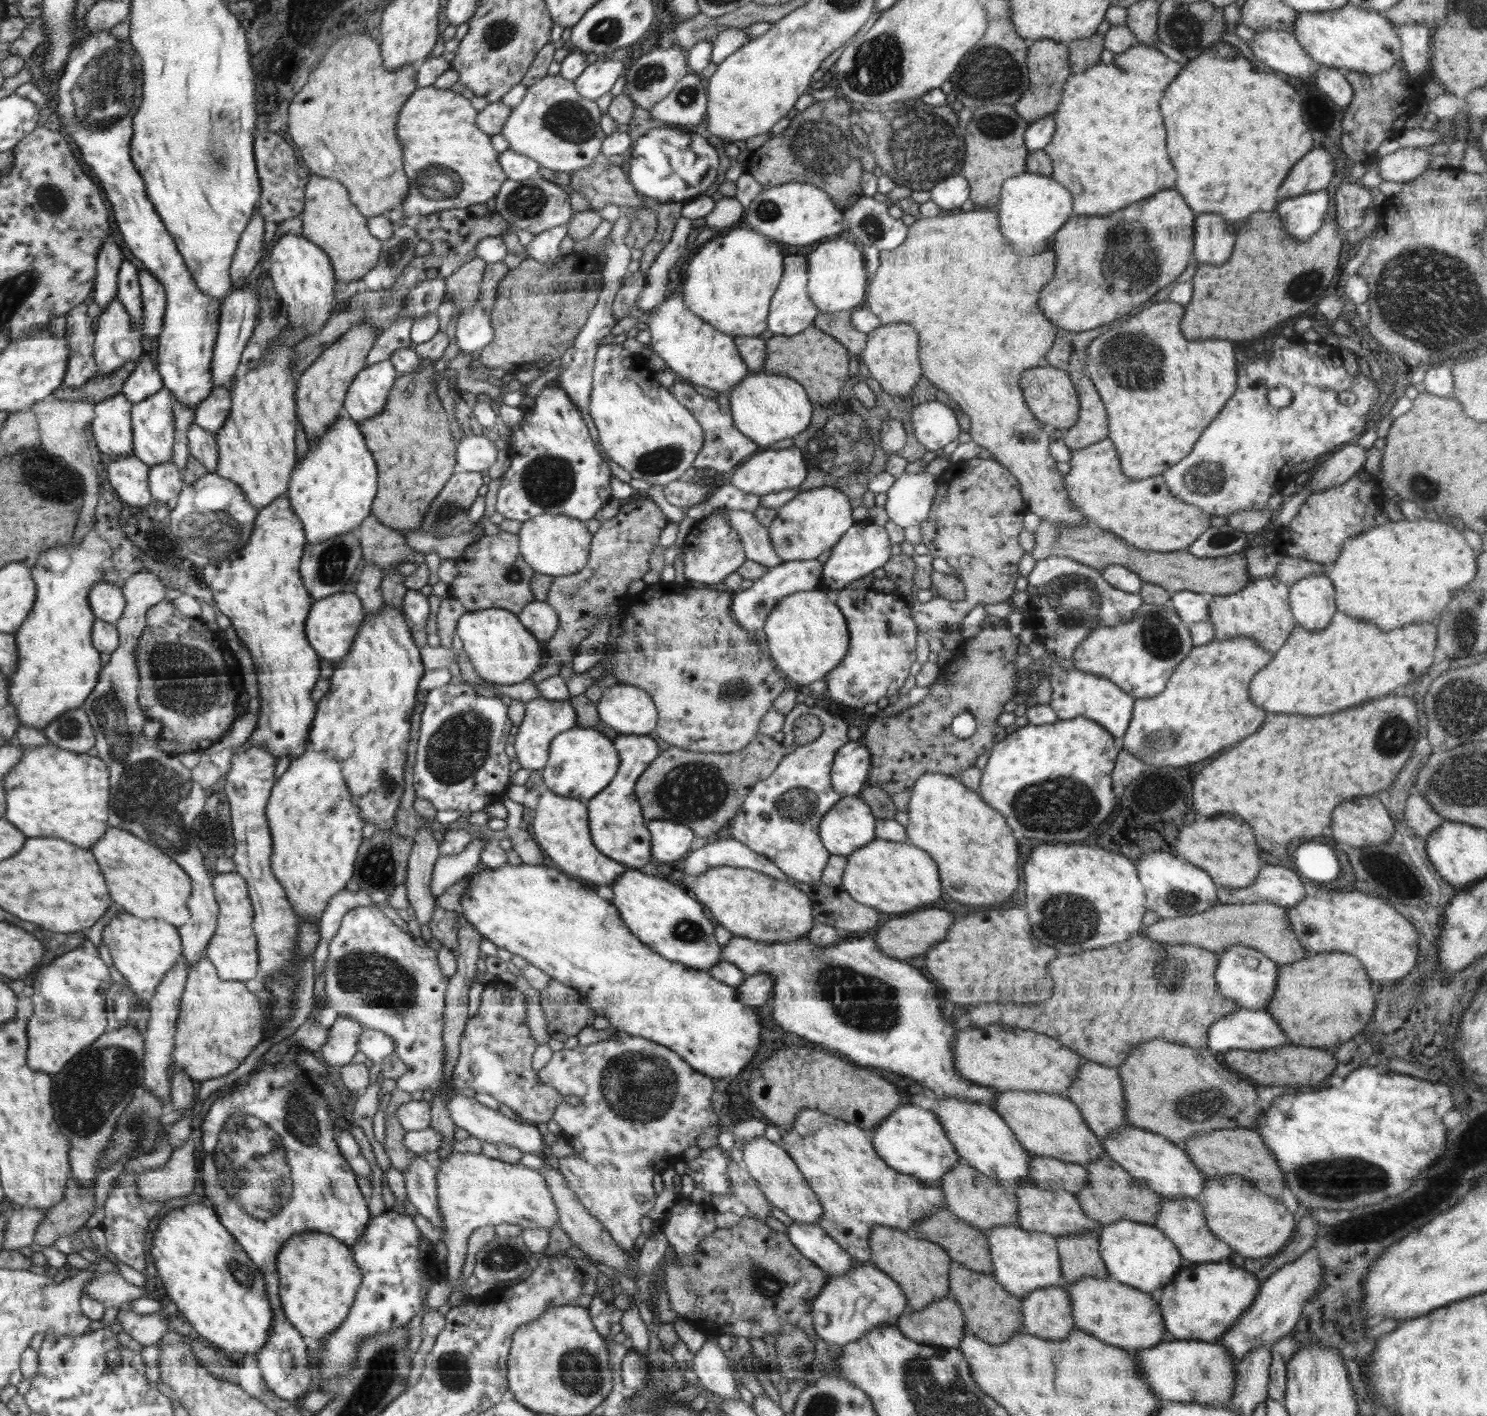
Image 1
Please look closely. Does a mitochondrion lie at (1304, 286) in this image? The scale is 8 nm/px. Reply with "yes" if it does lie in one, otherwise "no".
yes

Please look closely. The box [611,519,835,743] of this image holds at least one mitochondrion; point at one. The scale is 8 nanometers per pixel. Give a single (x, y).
(732, 691)

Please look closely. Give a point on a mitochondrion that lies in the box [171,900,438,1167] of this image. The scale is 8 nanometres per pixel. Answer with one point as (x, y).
(376, 980)

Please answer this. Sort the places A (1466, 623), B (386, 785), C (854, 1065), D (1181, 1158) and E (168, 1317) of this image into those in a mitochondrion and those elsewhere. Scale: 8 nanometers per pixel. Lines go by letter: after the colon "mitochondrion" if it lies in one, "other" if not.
A: mitochondrion
B: mitochondrion
C: other
D: other
E: other

